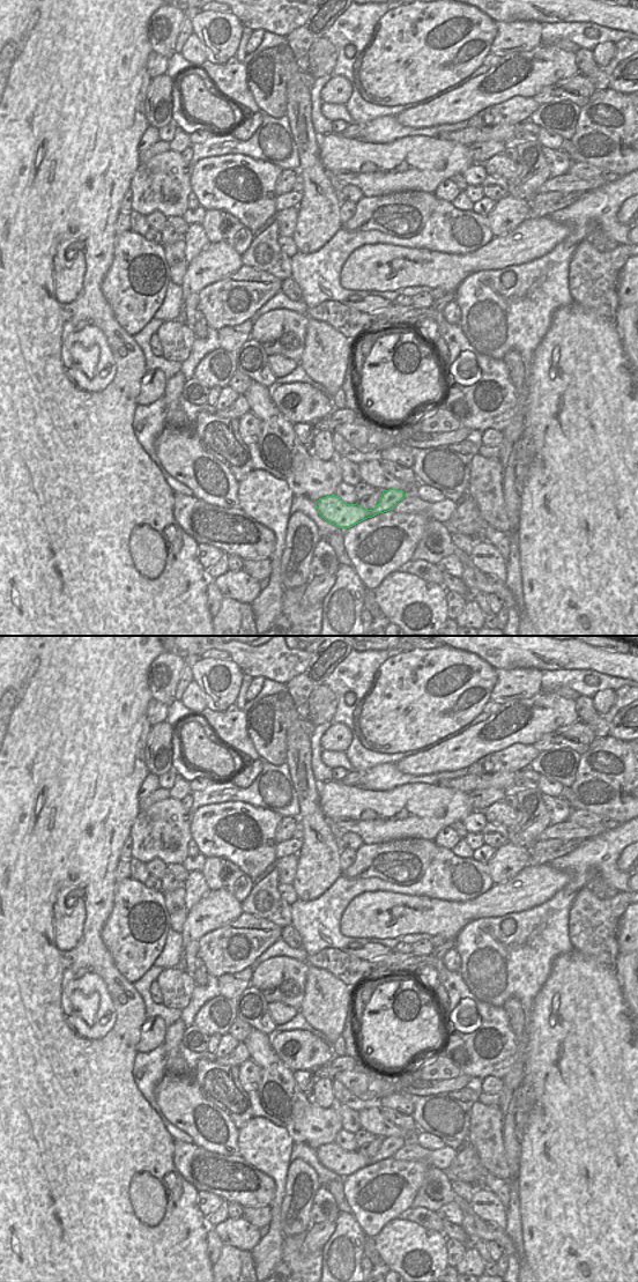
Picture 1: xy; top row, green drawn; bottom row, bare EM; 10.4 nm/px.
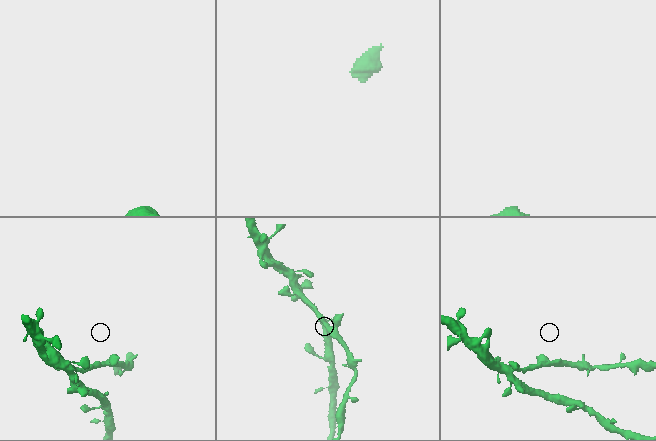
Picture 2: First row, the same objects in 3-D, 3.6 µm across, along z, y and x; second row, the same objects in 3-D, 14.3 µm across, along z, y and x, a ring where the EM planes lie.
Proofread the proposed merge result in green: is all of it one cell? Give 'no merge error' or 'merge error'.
no merge error

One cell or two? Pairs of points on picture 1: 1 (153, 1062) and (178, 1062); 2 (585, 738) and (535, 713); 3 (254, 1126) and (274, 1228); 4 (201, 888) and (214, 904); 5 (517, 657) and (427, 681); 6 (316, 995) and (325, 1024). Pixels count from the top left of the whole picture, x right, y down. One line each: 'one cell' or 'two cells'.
1: two cells
2: two cells
3: one cell
4: two cells
5: two cells
6: one cell

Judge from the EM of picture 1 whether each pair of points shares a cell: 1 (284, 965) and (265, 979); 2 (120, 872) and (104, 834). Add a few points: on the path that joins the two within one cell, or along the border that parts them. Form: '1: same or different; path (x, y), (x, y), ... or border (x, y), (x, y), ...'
1: same; path (280, 970), (269, 978)
2: different; border (120, 859), (116, 868), (116, 882)

